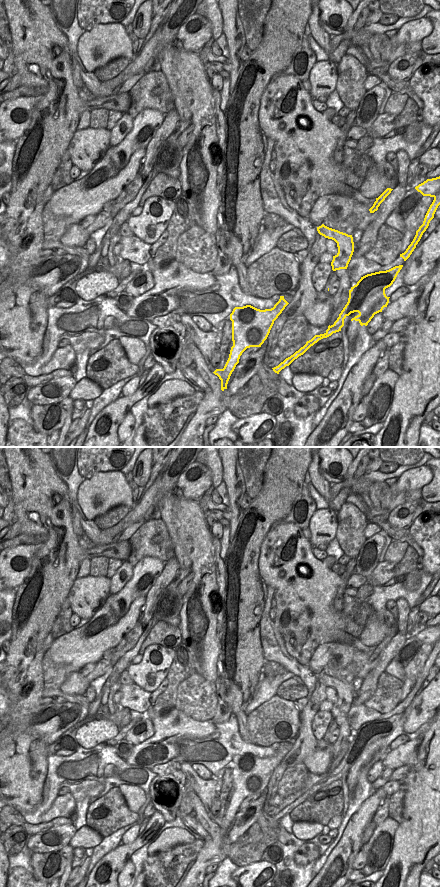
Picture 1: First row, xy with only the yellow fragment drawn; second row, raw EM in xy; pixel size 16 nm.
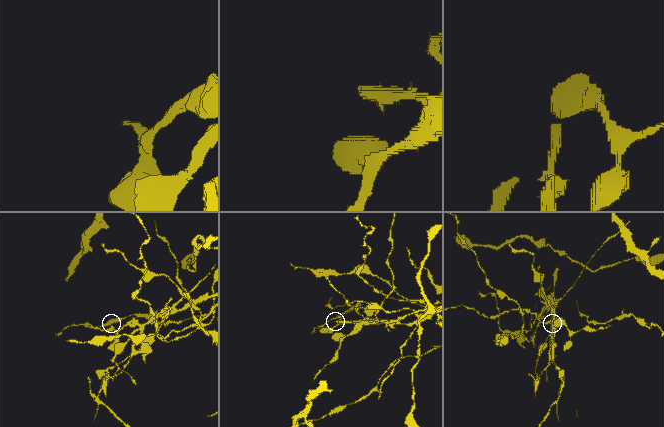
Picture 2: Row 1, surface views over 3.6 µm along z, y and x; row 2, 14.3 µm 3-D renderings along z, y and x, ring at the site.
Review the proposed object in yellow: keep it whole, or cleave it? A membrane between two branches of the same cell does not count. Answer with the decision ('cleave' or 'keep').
cleave

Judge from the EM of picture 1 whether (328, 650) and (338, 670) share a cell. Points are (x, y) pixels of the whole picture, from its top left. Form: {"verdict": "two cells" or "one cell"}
{"verdict": "two cells"}

